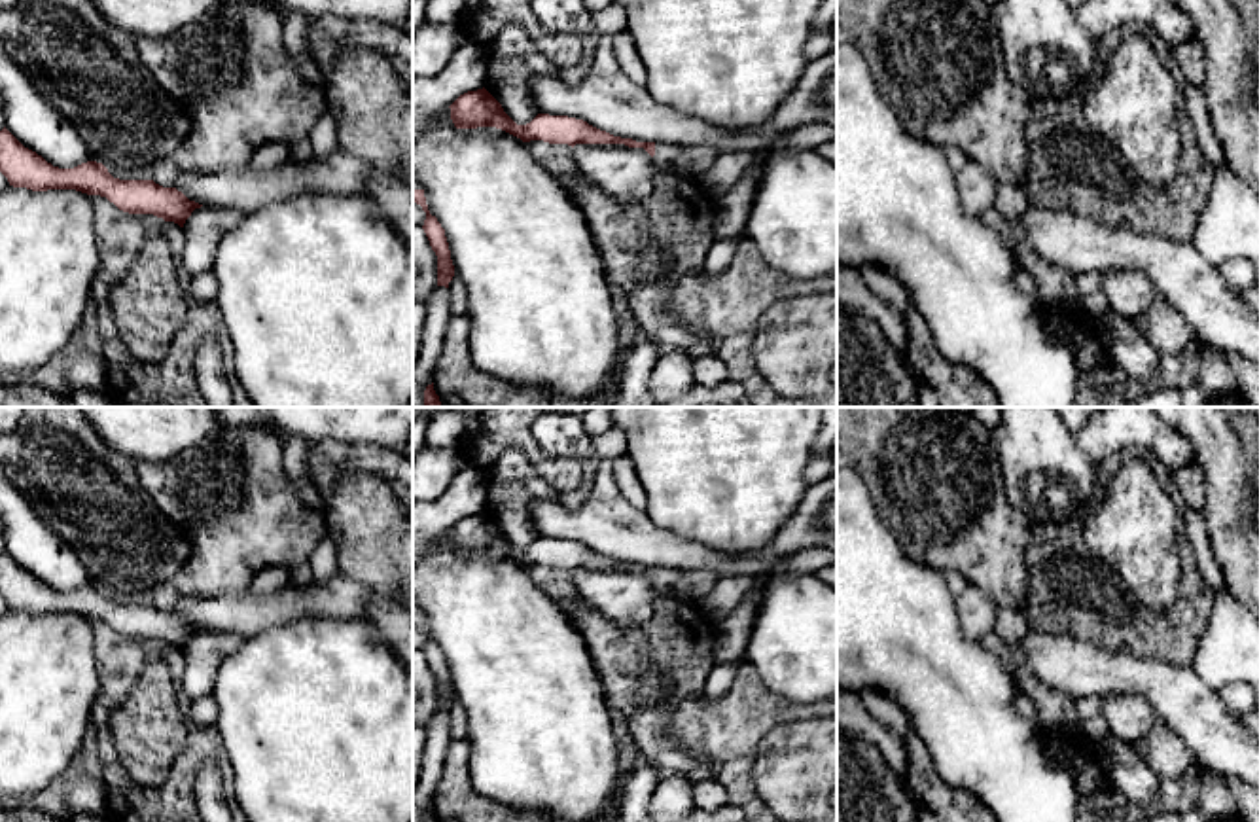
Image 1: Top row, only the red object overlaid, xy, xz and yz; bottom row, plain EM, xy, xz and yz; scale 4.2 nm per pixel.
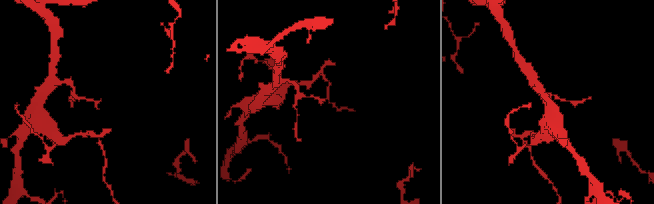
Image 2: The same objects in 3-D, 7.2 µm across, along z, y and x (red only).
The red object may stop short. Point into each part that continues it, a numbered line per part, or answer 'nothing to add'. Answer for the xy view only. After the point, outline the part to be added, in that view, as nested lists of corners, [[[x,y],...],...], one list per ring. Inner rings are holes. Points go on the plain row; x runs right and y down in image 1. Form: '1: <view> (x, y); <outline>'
nothing to add

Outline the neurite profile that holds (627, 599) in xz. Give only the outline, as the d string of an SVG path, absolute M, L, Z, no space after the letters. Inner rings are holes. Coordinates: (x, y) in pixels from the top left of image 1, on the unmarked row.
M576 568L572 580L579 599L623 629L646 625L659 600L653 581L644 572Z

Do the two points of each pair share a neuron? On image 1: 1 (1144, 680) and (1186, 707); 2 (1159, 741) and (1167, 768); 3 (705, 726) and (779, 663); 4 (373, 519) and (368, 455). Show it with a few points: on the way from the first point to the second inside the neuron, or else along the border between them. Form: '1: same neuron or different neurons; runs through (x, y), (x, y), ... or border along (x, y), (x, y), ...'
1: same neuron; runs through (1153, 680), (1176, 697)
2: same neuron; runs through (1161, 747), (1167, 762)
3: different neurons; border along (744, 660), (773, 692), (799, 703)
4: different neurons; border along (326, 459), (375, 470), (392, 493)

